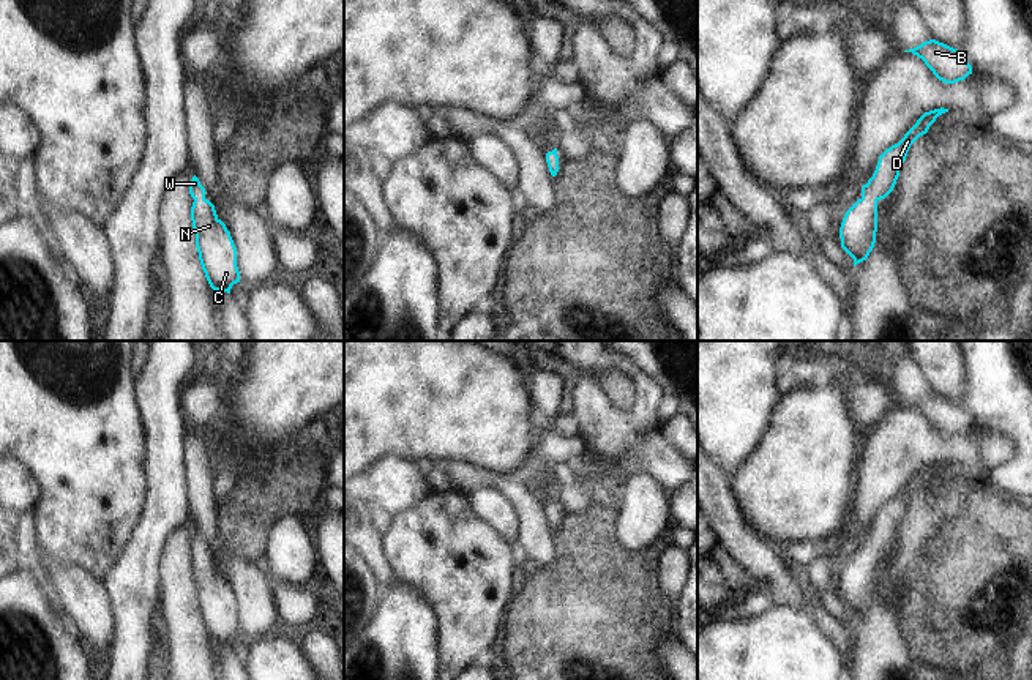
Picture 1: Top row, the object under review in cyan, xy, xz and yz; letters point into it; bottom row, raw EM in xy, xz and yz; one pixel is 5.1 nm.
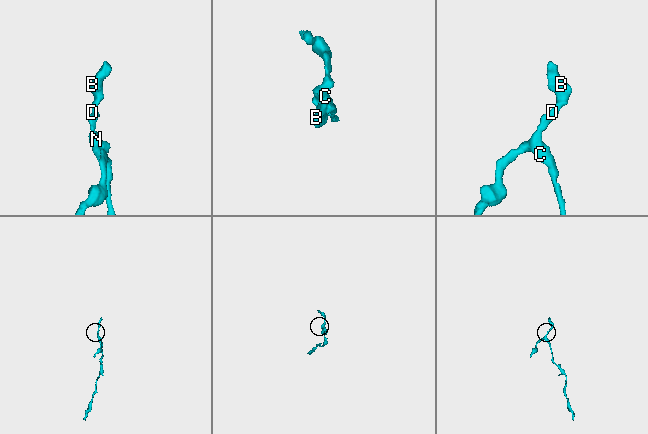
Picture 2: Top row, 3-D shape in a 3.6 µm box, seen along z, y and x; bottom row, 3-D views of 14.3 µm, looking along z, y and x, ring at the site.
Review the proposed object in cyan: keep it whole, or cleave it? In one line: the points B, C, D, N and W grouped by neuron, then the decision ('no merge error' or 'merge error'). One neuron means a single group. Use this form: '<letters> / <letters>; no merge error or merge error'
B C D N W; no merge error

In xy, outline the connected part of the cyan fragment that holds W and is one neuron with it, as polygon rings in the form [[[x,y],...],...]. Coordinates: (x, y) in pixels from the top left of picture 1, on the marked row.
[[[194,175],[189,181],[194,199],[191,221],[196,234],[196,248],[205,278],[213,290],[230,293],[240,282],[237,248],[226,224],[218,218],[215,205],[205,199],[205,188]]]

